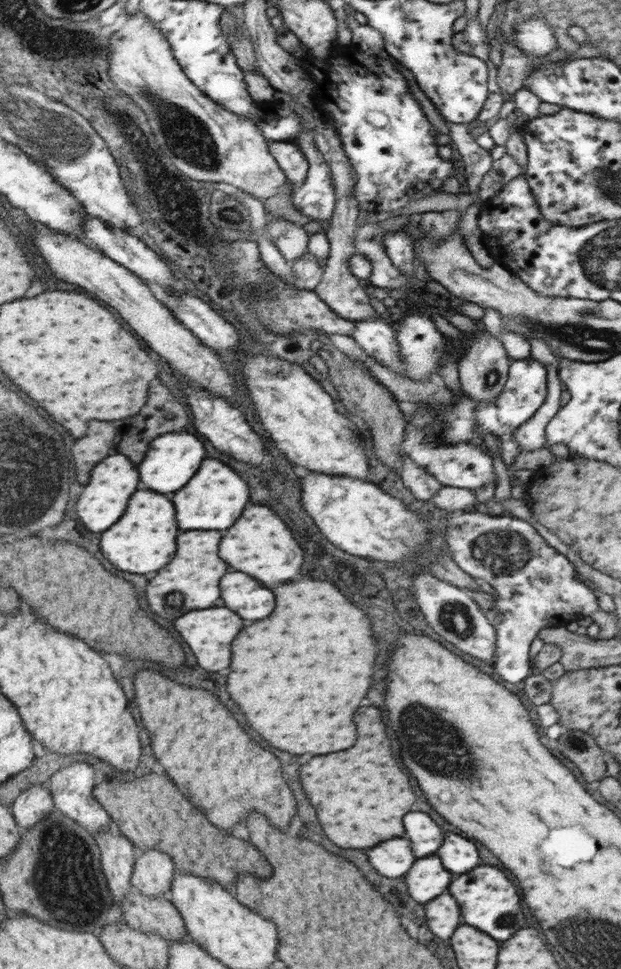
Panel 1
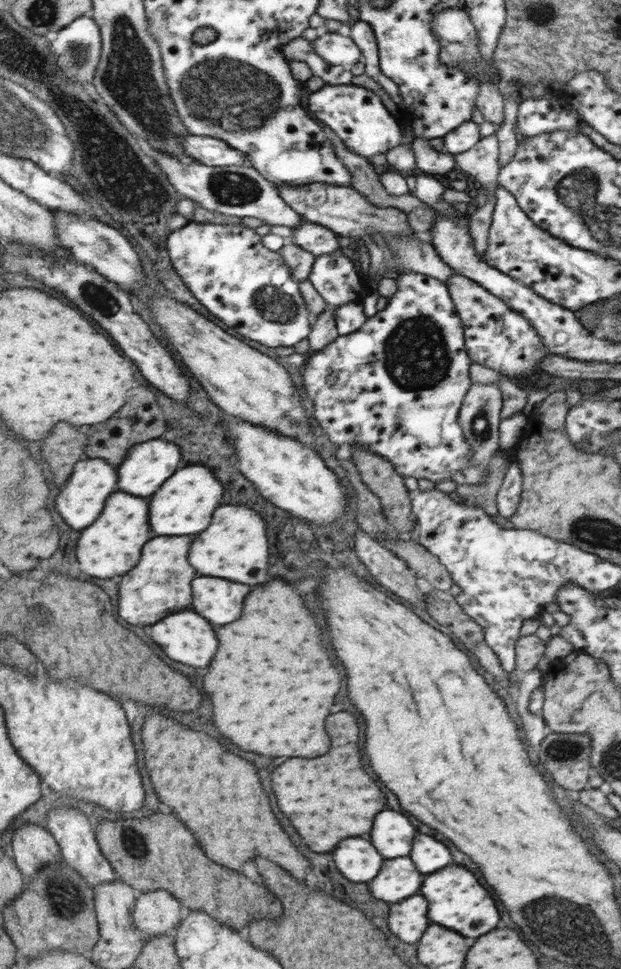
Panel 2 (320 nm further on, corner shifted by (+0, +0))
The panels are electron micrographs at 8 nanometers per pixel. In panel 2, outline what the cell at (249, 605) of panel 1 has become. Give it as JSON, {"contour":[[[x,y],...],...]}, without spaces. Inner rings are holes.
{"contour":[[[201,576],[193,582],[193,590],[197,592],[197,600],[193,602],[197,614],[205,614],[213,624],[229,624],[241,618],[243,602],[251,592],[251,586],[225,578]]]}

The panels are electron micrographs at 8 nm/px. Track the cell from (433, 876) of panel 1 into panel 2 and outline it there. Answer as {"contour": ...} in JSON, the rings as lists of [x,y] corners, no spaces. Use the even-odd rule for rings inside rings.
{"contour":[[[409,858],[383,860],[381,870],[368,882],[368,891],[373,898],[396,903],[404,898],[420,894],[425,876],[411,864]]]}

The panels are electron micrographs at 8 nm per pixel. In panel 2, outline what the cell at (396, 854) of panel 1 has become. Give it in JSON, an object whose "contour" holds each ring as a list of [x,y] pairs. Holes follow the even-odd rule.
{"contour":[[[361,838],[341,840],[333,852],[337,868],[349,878],[349,882],[369,882],[379,872],[381,856],[375,848]]]}

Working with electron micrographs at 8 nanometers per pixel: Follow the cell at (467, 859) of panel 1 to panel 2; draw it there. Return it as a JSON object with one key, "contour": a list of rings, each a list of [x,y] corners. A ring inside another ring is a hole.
{"contour":[[[417,834],[417,846],[413,846],[413,854],[409,854],[409,858],[417,862],[416,869],[421,870],[421,874],[429,874],[451,864],[451,856],[447,848],[435,838],[421,834]]]}

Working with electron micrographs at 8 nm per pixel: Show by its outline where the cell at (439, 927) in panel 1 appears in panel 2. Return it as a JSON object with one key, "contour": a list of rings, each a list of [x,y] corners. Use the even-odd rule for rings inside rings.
{"contour":[[[421,894],[404,898],[403,901],[391,903],[391,908],[388,910],[389,914],[387,914],[387,928],[389,928],[389,932],[395,934],[401,942],[415,942],[415,940],[419,940],[421,932],[425,930],[430,920],[425,916],[425,912],[429,910],[427,904],[429,904],[427,898]]]}

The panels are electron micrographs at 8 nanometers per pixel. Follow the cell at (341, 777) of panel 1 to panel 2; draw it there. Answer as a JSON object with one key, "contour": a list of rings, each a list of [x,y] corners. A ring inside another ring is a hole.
{"contour":[[[349,712],[333,714],[329,718],[333,750],[321,758],[305,760],[305,764],[281,764],[271,776],[281,812],[315,852],[333,852],[341,840],[367,834],[373,816],[385,808],[381,790],[361,766],[357,730],[359,726]]]}

